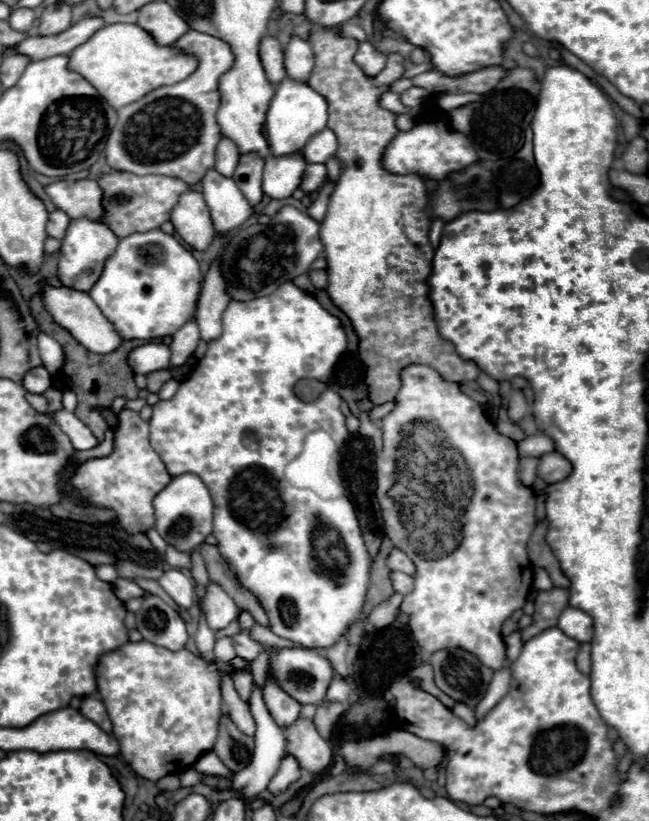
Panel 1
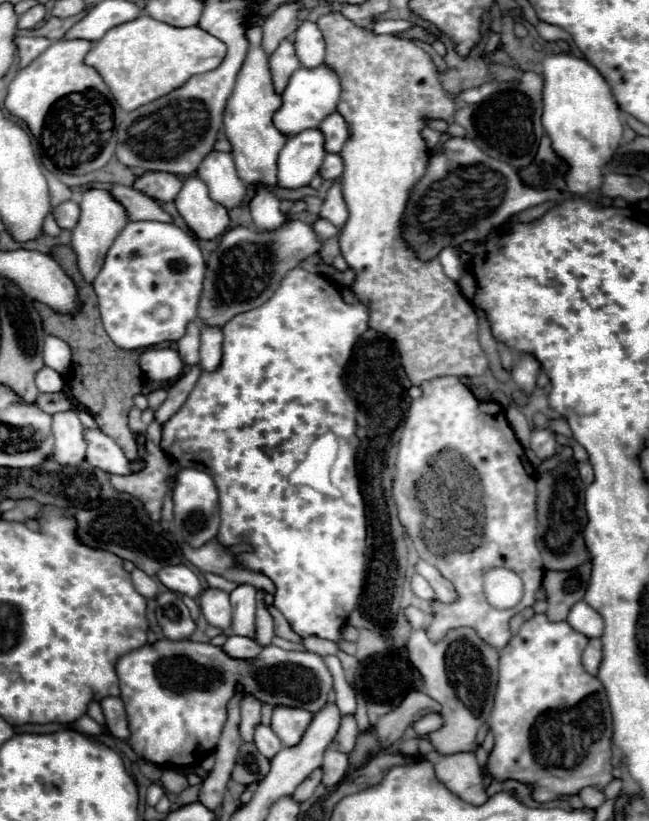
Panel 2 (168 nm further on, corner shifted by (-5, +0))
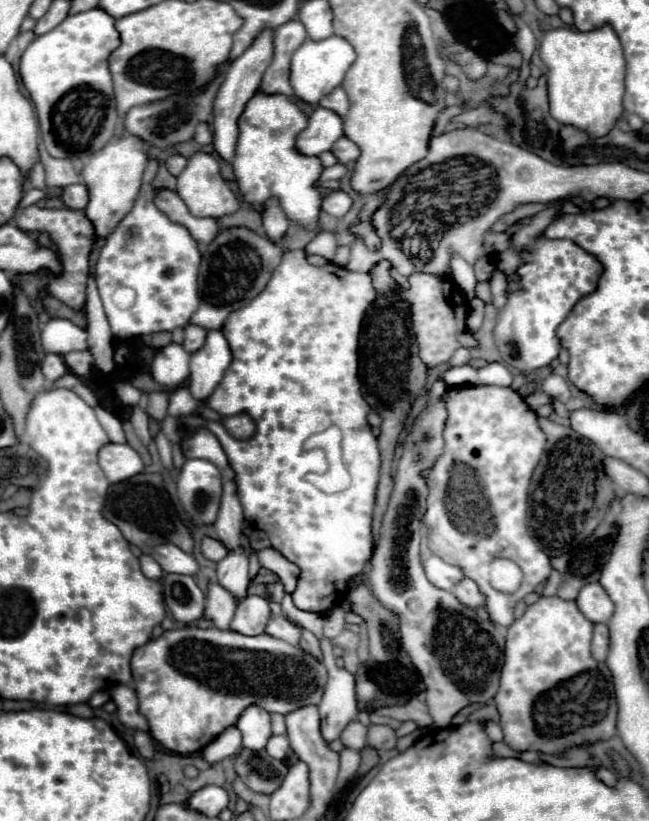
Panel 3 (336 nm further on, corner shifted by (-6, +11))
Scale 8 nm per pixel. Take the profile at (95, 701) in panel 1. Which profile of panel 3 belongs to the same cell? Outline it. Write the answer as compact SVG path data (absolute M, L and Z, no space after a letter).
M126 684L112 686L110 698L114 700L114 704L118 708L118 718L126 728L148 730L146 718L140 712L136 712L138 710L138 698L136 698L136 692L132 686L126 686Z

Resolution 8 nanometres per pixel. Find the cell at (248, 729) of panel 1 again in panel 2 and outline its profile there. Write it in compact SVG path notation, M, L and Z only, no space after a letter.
M265 725L257 727L255 745L261 751L261 755L265 755L267 759L273 759L283 749L283 743L277 739L277 735L271 731L271 727L265 727Z

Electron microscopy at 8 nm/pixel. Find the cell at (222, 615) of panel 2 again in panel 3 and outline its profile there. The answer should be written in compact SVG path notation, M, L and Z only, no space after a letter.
M216 582L208 584L208 594L206 594L206 612L204 618L212 620L212 624L220 630L228 630L232 618L234 618L234 610L236 610L238 602L236 598L226 592L226 588L222 588Z

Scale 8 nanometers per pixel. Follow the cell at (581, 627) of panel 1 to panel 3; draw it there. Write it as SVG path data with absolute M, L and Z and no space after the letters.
M596 582L586 584L586 588L582 588L582 592L576 598L576 604L578 604L578 610L594 624L608 622L614 612L614 604L610 602L604 588Z

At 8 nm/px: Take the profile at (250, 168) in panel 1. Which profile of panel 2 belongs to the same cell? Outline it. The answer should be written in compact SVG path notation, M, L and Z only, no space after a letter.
M257 187L257 195L249 203L249 207L259 231L275 231L283 223L287 223L287 217L285 213L281 213L279 203L281 201L273 191L269 191L269 187Z

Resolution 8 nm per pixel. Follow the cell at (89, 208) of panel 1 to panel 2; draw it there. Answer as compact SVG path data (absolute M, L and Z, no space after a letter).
M95 183L89 187L113 187L113 195L117 195L117 199L121 199L121 203L125 203L127 211L129 211L129 219L153 219L153 221L165 221L171 223L171 215L167 211L163 211L163 207L151 199L149 195L133 189L133 187L125 187L125 185L109 185L109 183Z

